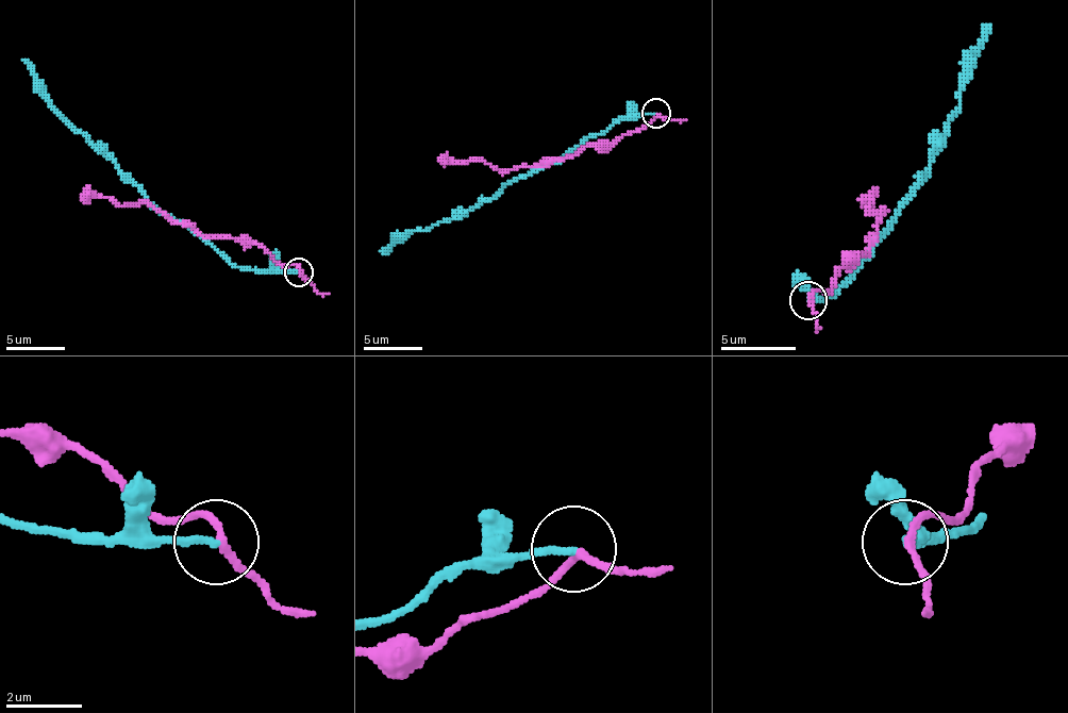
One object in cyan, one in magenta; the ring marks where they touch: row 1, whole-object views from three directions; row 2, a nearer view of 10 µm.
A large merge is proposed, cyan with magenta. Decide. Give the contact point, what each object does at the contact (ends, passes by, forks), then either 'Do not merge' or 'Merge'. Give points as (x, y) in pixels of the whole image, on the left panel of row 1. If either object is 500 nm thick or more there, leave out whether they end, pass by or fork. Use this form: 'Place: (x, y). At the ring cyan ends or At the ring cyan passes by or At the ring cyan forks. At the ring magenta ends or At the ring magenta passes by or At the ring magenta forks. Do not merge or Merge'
Place: (299, 272). At the ring cyan ends. At the ring magenta passes by. Do not merge

